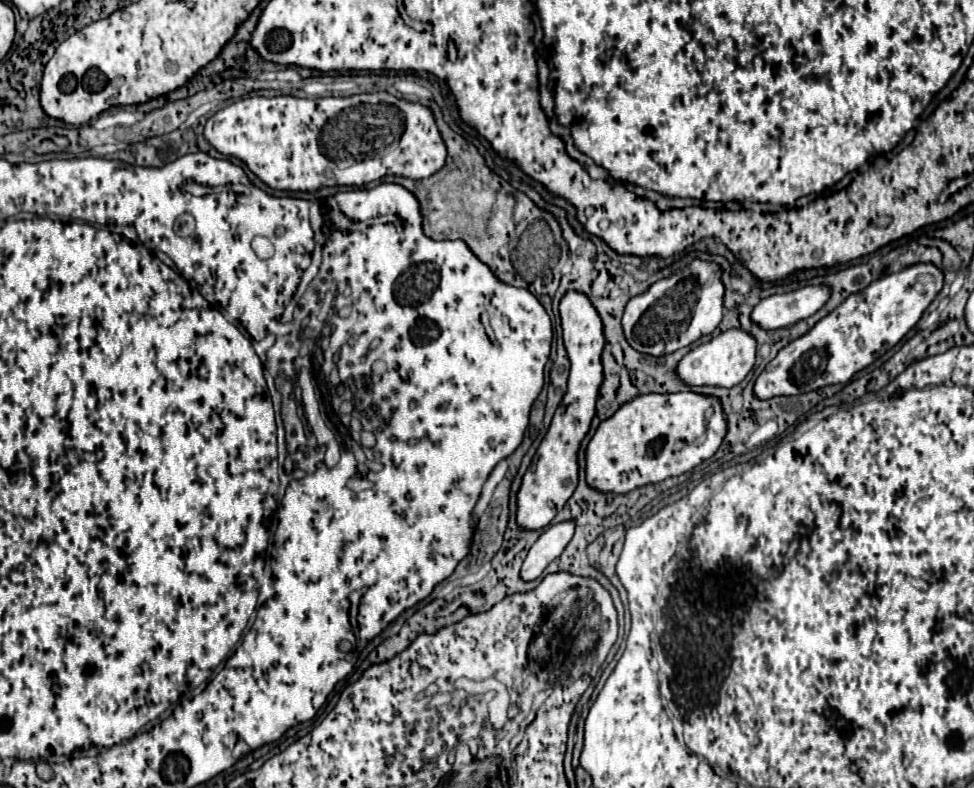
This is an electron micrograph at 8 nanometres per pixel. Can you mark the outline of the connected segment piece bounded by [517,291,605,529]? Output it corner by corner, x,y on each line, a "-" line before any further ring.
567,291
559,305
563,341
571,361
571,375
567,383
567,393
557,407
551,427
541,441
532,464
523,477
523,485
517,493
517,523
523,529
543,529
551,523
557,511
567,503
573,495
579,481
579,463
577,453
581,449
581,441
589,433
591,421
595,417
595,403
599,397
599,387
603,385
603,321
595,311
591,299
579,291

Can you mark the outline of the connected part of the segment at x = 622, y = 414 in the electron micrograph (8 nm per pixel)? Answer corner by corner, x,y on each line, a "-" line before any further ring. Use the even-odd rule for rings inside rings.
693,391
683,393
649,393
625,403
613,417
603,421
587,447
587,483
599,491
629,493
637,487
659,483
667,477
681,475
701,461
715,455
727,435
727,421
719,397

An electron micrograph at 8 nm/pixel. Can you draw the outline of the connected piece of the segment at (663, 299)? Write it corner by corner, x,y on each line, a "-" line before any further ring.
693,259
687,267
659,279
645,293
633,297
623,313
623,331
629,345
641,353
667,355
691,345
717,329
723,317
723,271
715,261

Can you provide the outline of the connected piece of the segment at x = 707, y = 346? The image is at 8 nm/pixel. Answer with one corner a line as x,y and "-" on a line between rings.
727,329
717,337
693,347
677,365
677,375
687,385
717,385
717,387
733,387
745,379
745,375
755,365
757,343
755,337
743,329

